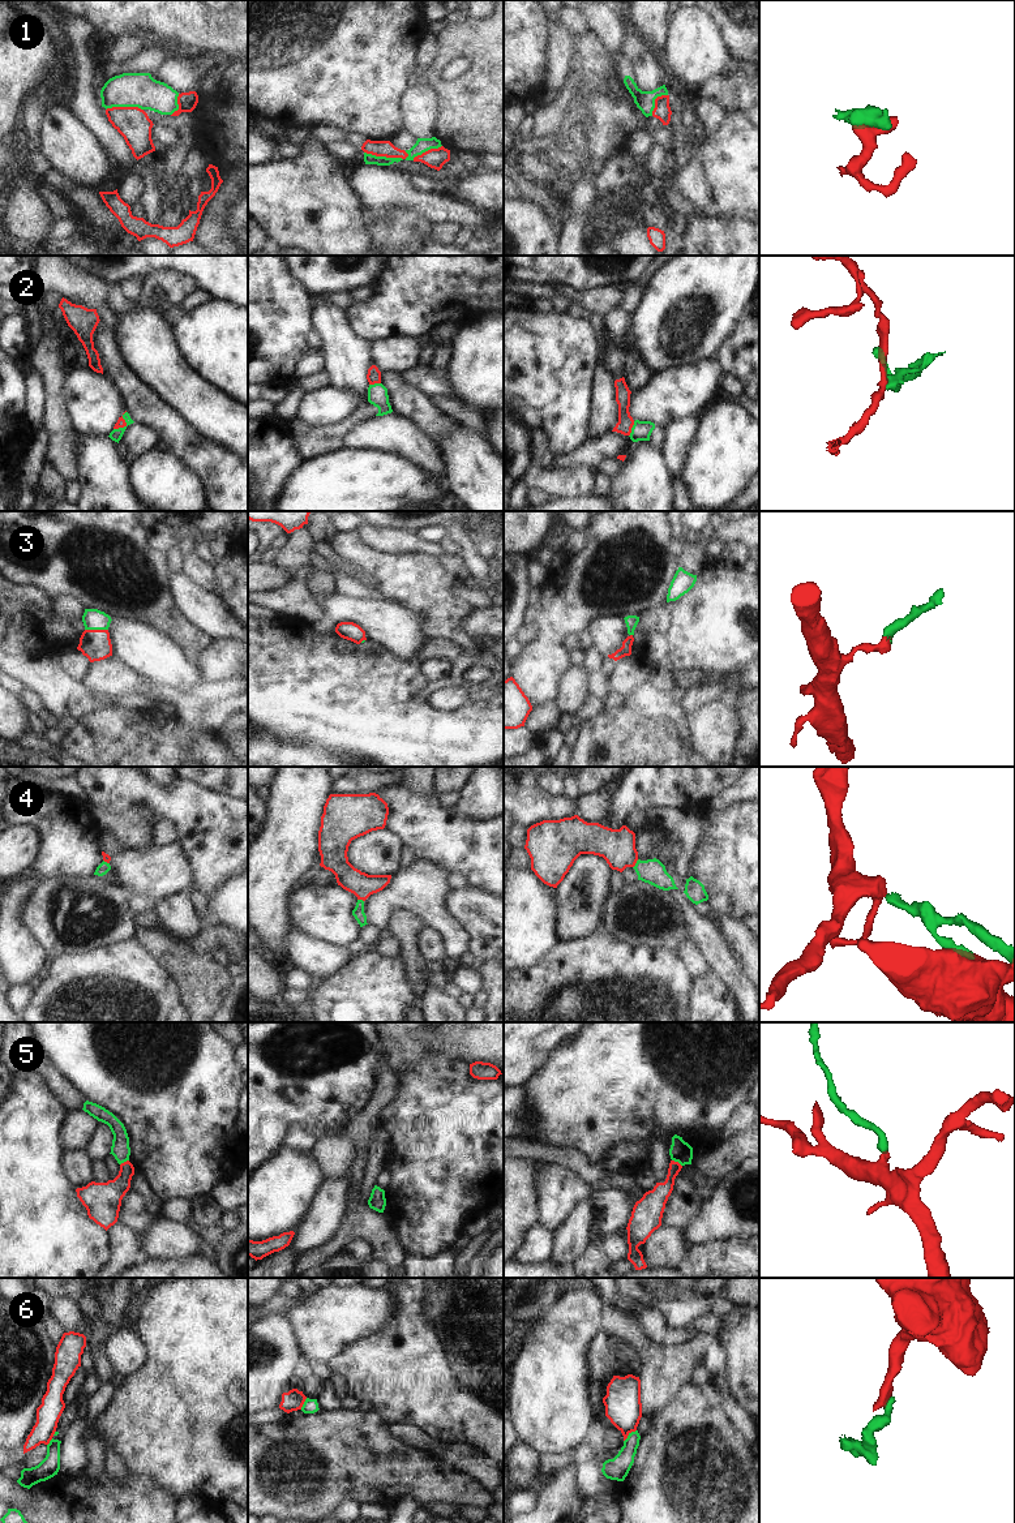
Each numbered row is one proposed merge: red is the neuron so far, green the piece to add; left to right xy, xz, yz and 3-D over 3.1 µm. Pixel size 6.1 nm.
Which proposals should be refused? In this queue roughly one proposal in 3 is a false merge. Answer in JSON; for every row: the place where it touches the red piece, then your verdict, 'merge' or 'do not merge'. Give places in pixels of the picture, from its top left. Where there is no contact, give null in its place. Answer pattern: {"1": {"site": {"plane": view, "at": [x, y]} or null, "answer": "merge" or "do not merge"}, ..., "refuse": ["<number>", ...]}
{"1": {"site": {"plane": "xz", "at": [384, 155]}, "answer": "do not merge"}, "2": {"site": {"plane": "yz", "at": [630, 429]}, "answer": "merge"}, "3": {"site": {"plane": "xy", "at": [97, 630]}, "answer": "merge"}, "4": {"site": {"plane": "yz", "at": [636, 862]}, "answer": "merge"}, "5": {"site": {"plane": "yz", "at": [677, 1162]}, "answer": "merge"}, "6": {"site": {"plane": "yz", "at": [628, 1434]}, "answer": "do not merge"}, "refuse": ["1", "6"]}

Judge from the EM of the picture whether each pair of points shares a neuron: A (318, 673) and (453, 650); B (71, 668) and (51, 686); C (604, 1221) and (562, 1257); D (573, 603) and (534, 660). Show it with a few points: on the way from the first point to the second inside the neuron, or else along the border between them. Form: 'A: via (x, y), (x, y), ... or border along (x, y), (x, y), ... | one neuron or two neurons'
A: via (352, 673), (403, 673), (419, 660) | one neuron
B: border along (58, 657), (58, 665), (80, 682) | two neurons
C: border along (592, 1204), (594, 1226), (589, 1243) | two neurons
D: via (559, 617), (552, 627), (548, 646) | one neuron

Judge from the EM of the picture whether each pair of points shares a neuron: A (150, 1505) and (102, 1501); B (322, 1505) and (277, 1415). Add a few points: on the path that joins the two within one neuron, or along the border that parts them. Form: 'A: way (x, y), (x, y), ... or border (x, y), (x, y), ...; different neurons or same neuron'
A: way (138, 1505), (114, 1504); same neuron
B: border (287, 1419), (279, 1423), (261, 1424); different neurons

